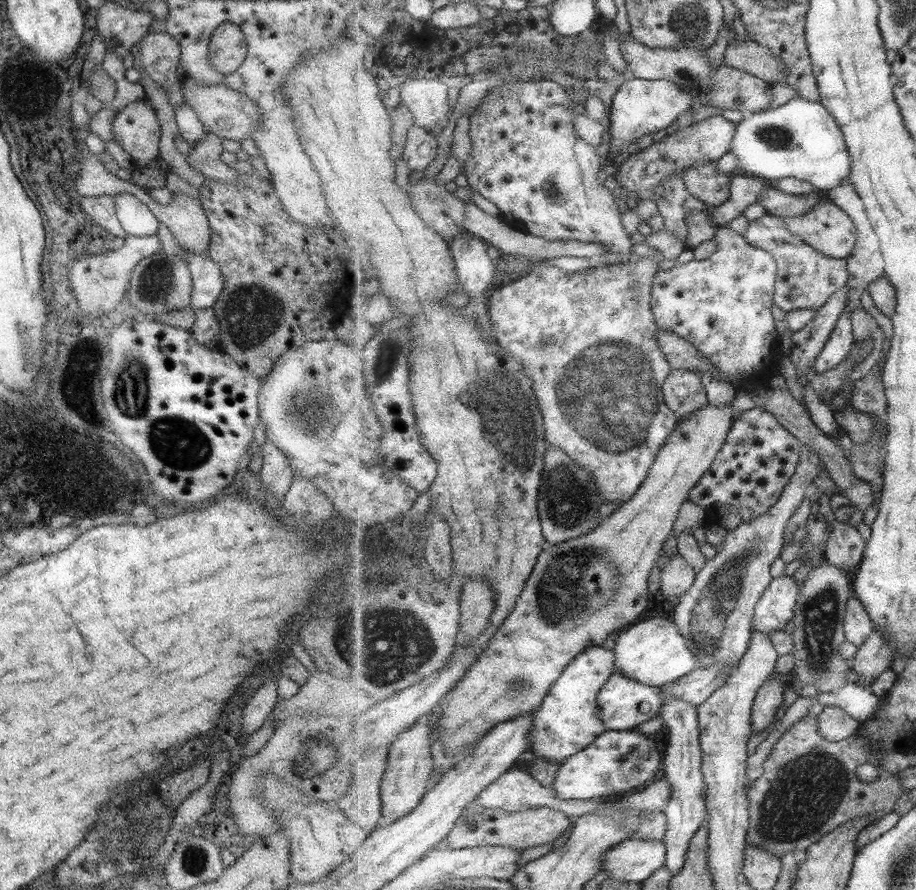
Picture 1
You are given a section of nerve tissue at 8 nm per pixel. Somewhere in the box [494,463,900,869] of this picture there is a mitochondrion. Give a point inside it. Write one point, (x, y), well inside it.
(806, 792)

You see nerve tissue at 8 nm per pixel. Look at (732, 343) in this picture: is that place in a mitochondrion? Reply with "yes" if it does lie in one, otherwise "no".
yes

